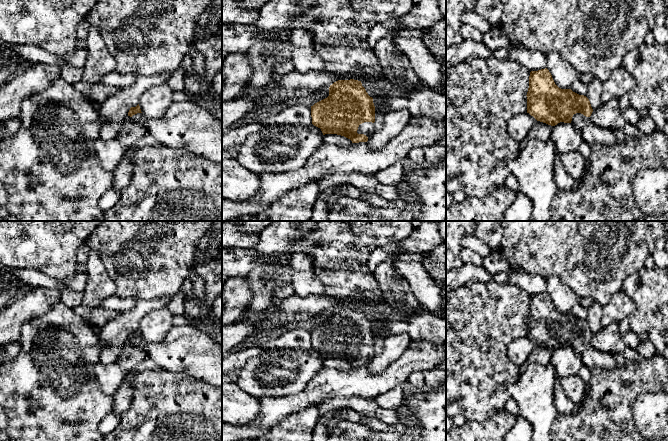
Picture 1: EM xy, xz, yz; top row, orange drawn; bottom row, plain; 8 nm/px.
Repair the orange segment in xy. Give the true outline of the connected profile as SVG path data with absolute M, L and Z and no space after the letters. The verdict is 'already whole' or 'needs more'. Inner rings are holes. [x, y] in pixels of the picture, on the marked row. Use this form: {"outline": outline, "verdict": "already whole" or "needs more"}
{"outline": "M139 104L136 107L130 108L128 116L125 118L117 135L118 140L128 149L136 145L137 142L148 133L143 123L132 118L132 116L137 113L142 113Z", "verdict": "needs more"}

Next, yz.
{"outline": "M547 68L530 72L529 88L526 96L527 113L537 121L551 126L555 126L560 122L571 123L581 132L584 141L589 145L593 143L616 145L622 143L627 136L623 129L612 131L595 125L590 119L593 109L589 99L584 95L573 92L571 89L559 88Z", "verdict": "needs more"}

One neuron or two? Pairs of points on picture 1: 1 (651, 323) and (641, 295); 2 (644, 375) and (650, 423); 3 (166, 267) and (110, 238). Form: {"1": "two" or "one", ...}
{"1": "one", "2": "two", "3": "one"}

